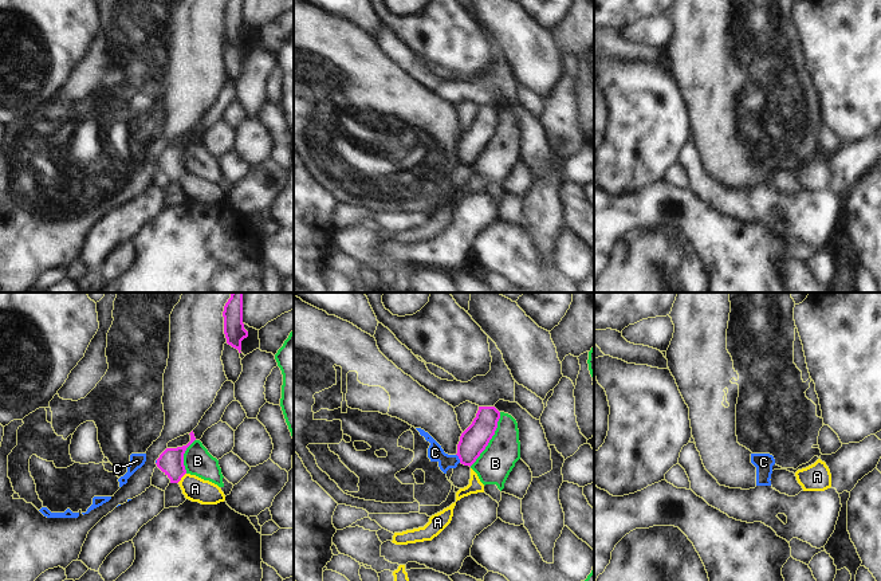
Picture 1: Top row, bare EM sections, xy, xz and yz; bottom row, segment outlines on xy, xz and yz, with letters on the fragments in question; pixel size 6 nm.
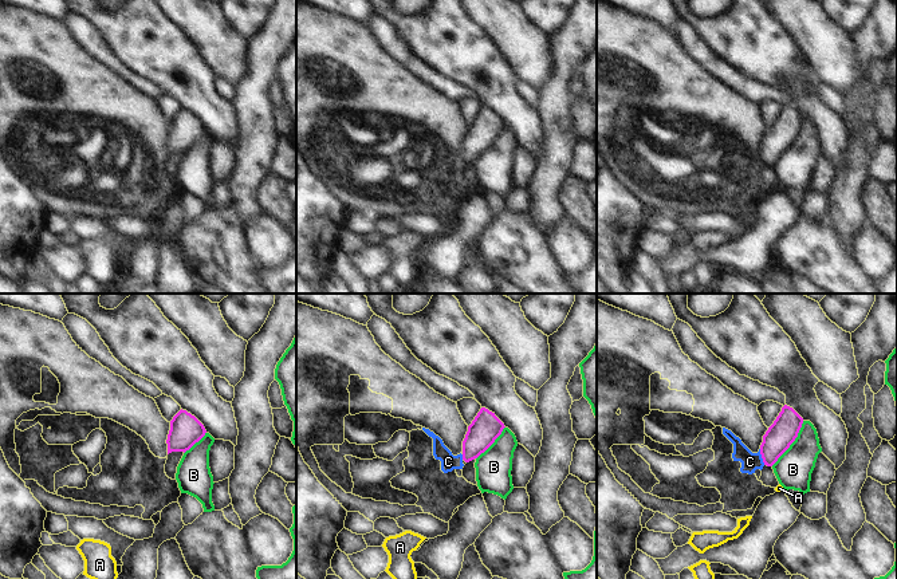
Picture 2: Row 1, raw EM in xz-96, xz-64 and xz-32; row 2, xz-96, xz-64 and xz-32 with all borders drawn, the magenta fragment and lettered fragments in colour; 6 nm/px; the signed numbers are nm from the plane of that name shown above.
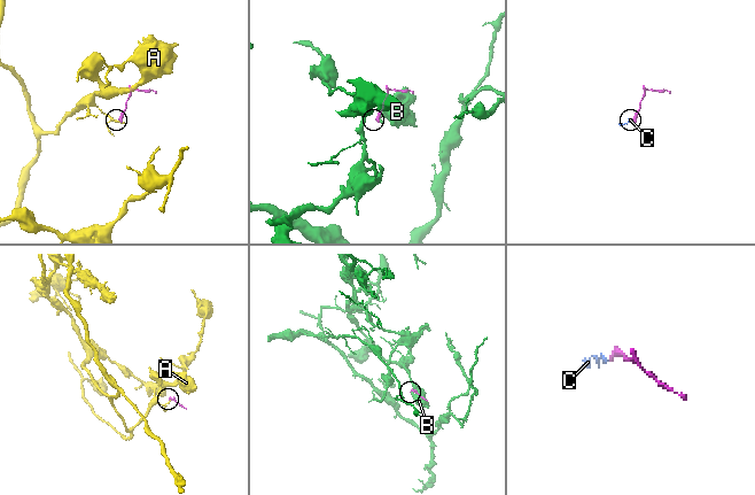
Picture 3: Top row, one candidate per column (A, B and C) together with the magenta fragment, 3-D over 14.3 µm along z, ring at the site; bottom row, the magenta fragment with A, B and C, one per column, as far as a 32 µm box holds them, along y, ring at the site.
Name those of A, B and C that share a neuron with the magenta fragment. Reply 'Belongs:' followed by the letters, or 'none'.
Belongs: none

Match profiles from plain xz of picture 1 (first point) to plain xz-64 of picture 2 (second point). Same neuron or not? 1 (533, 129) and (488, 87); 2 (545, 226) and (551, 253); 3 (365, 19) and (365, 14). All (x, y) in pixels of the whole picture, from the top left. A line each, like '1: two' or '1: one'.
1: one
2: two
3: one

